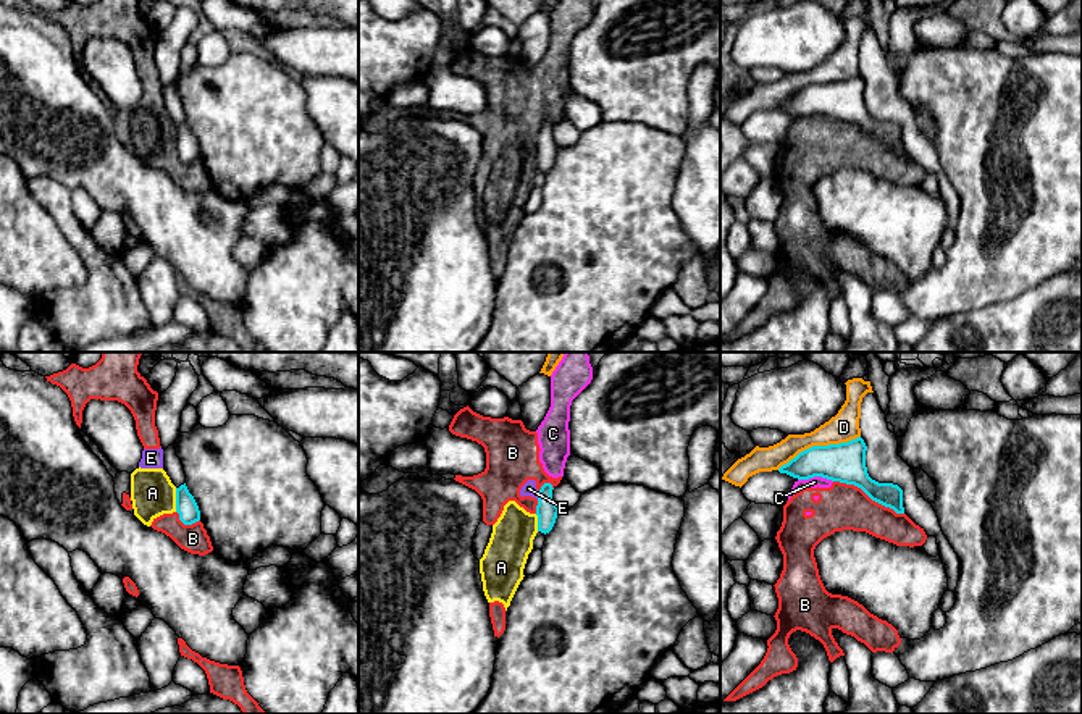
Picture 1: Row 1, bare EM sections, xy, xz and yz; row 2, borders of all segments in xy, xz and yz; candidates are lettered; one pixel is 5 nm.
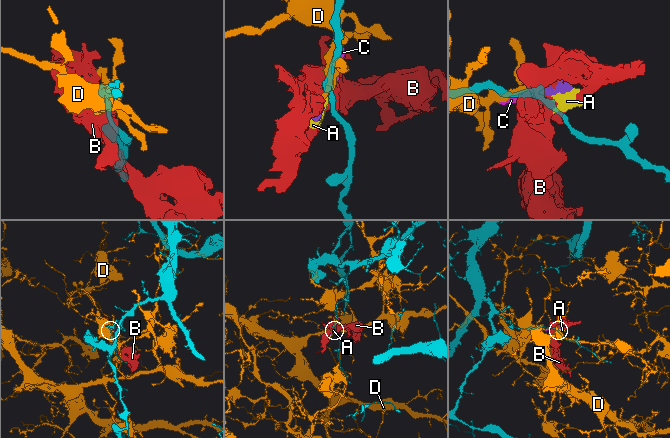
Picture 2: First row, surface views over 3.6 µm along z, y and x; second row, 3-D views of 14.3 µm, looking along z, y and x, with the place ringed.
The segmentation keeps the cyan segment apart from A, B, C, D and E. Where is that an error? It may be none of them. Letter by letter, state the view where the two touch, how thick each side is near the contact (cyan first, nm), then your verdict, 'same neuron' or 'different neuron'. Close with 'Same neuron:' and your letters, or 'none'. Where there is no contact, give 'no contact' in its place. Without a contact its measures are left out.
A: xy | 110/220 nm | different neuron
B: yz | 200/220 nm | different neuron
C: yz | 200/50 nm | different neuron
D: yz | 200/150 nm | different neuron
E: xz | 110/70 nm | different neuron
Same neuron: none

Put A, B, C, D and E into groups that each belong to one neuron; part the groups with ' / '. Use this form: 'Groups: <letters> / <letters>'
Groups: A B C E / D

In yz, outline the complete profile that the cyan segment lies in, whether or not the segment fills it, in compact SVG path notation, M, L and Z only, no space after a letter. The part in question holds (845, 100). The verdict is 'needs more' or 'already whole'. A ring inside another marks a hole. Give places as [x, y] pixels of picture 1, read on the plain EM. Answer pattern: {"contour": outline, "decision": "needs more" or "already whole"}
{"contour": "M861 74L848 81L812 84L782 103L778 110L798 118L822 115L854 123L872 139L893 147L896 152L904 152L903 128L898 123L879 121L869 115L866 89L867 84Z", "decision": "already whole"}

